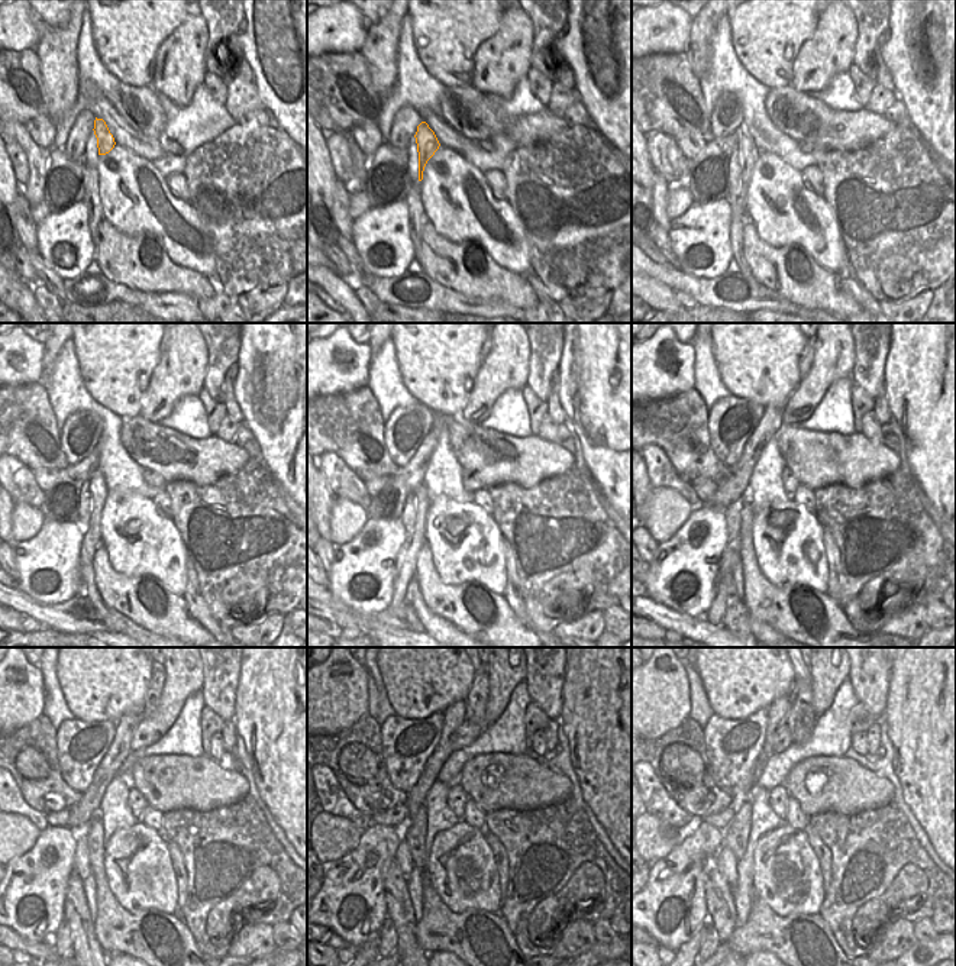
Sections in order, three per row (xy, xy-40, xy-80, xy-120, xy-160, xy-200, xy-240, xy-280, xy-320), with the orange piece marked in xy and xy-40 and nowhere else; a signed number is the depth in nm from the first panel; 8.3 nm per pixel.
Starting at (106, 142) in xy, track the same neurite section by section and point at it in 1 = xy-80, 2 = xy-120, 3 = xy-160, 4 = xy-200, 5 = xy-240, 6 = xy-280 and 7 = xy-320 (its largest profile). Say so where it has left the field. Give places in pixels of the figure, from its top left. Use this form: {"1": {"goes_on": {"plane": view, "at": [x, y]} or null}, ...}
{"1": {"goes_on": {"plane": "xy-80", "at": [748, 152]}}, "2": {"goes_on": {"plane": "xy-120", "at": [97, 487]}}, "3": {"goes_on": {"plane": "xy-160", "at": [407, 556]}}, "4": {"goes_on": {"plane": "xy-200", "at": [714, 616]}}, "5": {"goes_on": {"plane": "xy-240", "at": [61, 940]}}, "6": {"goes_on": {"plane": "xy-280", "at": [387, 939]}}, "7": {"goes_on": {"plane": "xy-320", "at": [711, 942]}}}

